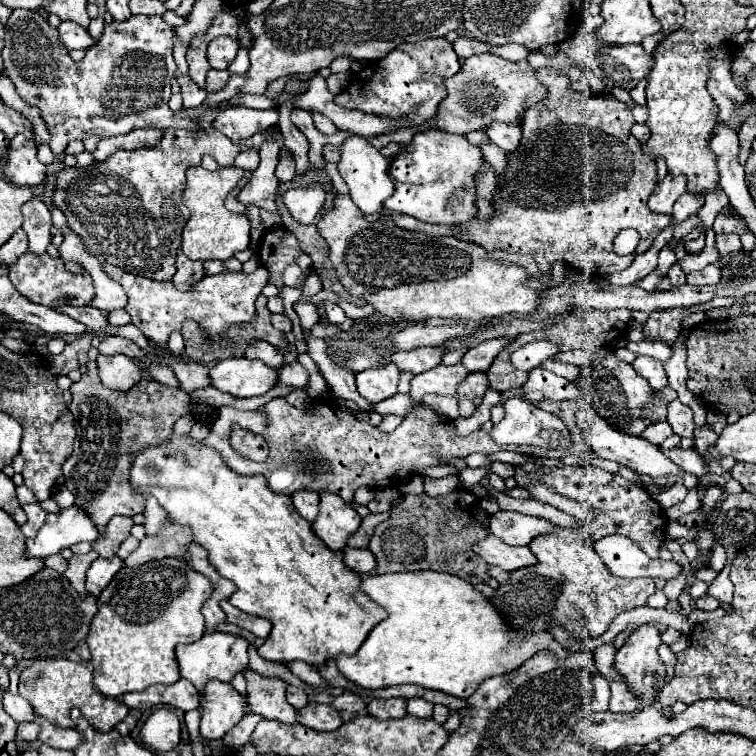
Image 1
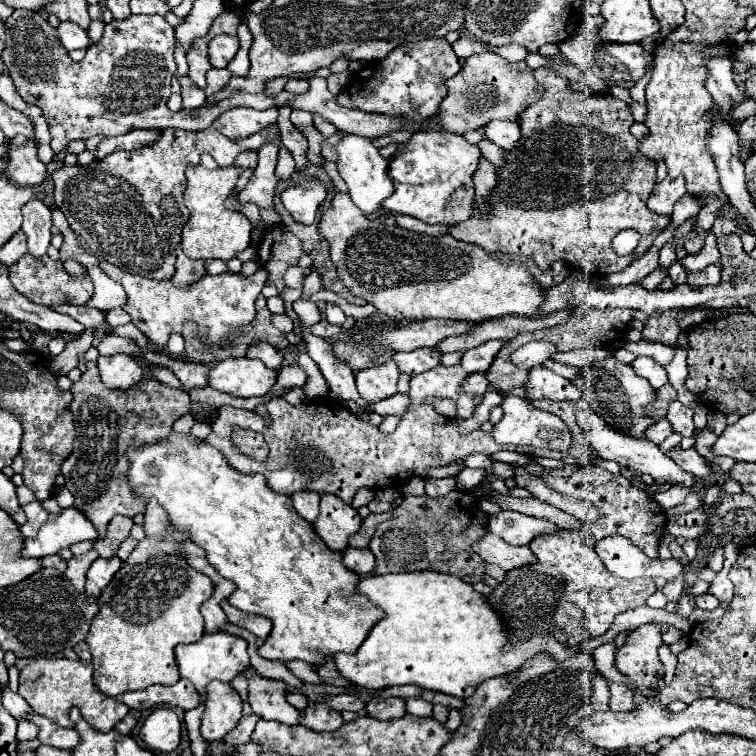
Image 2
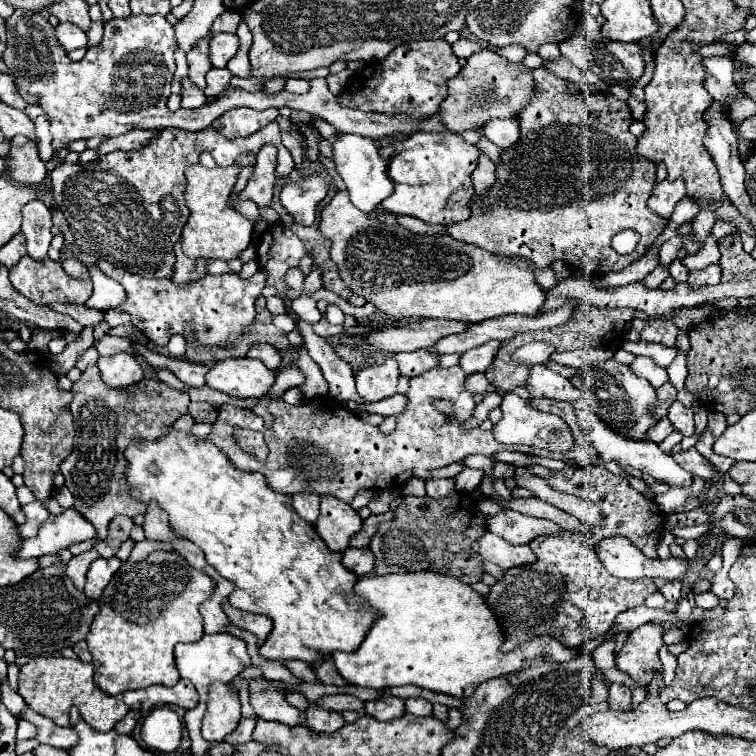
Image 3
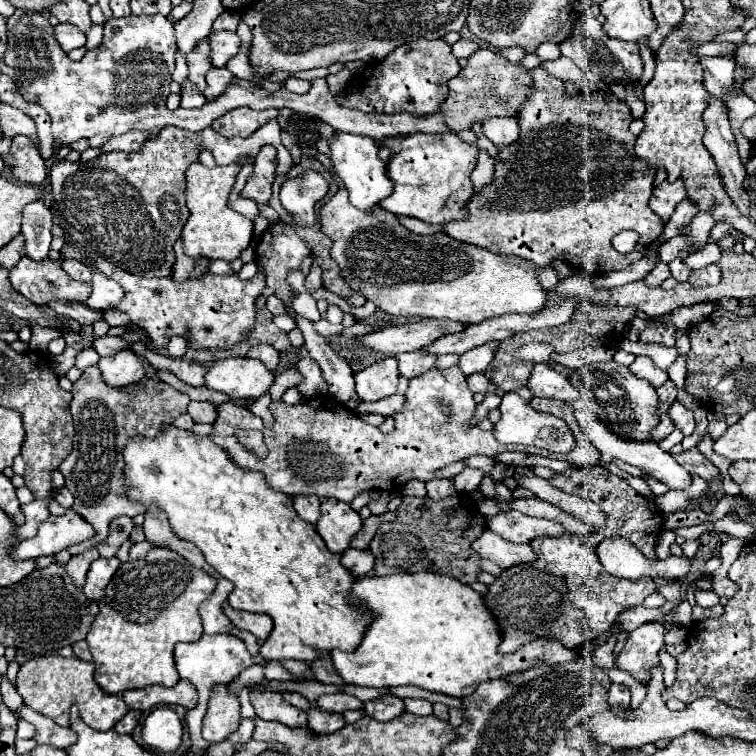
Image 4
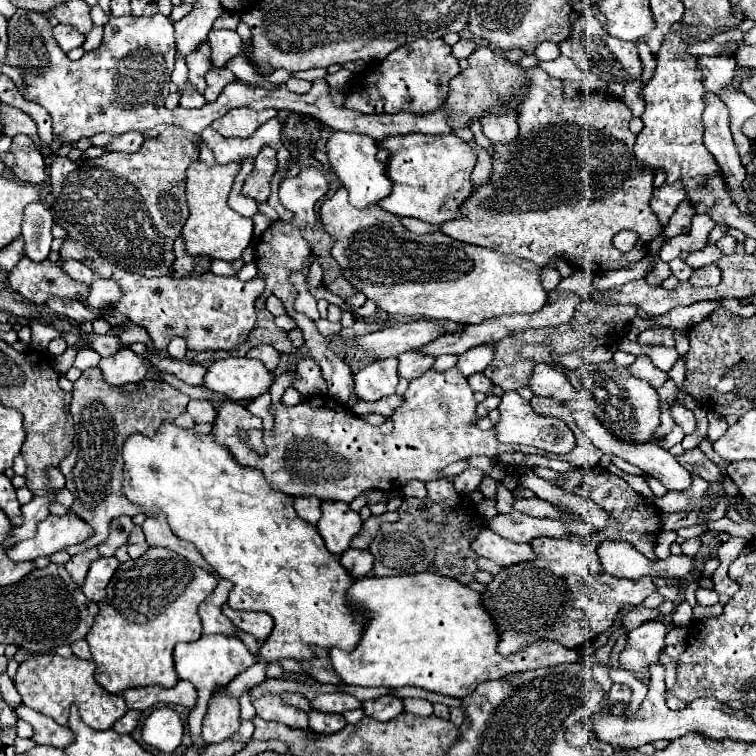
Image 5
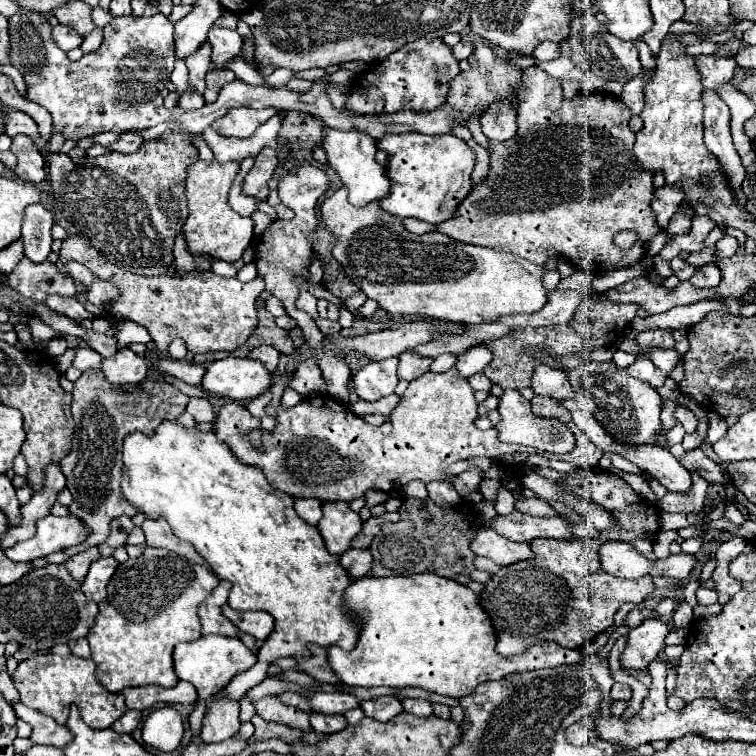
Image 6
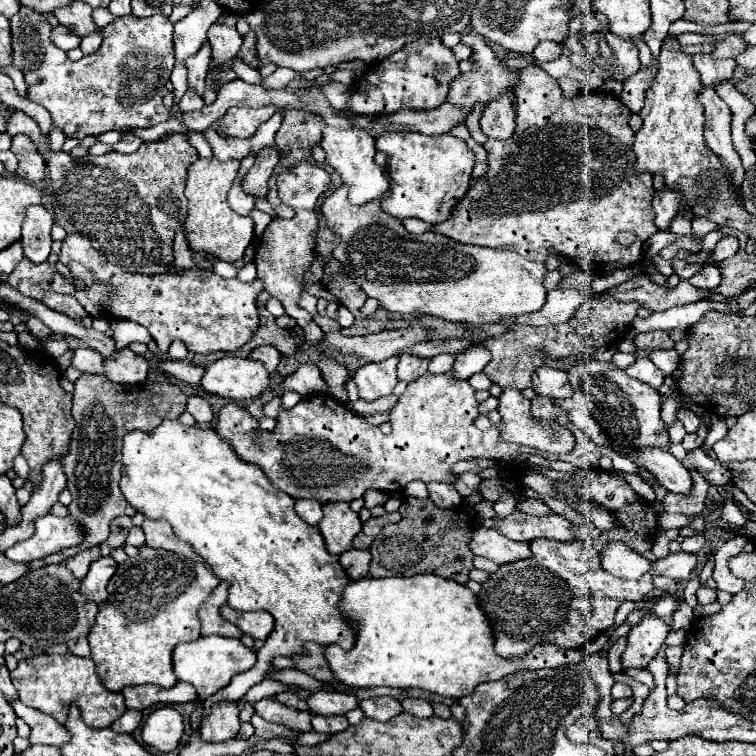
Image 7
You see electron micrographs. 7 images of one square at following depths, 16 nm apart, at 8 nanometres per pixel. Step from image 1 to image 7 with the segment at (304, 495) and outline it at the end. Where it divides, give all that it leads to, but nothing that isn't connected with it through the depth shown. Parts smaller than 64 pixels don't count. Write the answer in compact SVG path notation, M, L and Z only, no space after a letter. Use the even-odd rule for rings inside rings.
M296 500L296 514L310 526L316 526L322 518L322 506L316 500Z

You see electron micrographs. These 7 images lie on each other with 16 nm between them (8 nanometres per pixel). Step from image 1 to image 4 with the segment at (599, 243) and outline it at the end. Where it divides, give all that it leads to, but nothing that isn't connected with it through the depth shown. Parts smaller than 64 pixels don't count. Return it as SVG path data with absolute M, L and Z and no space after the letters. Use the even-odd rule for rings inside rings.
M544 68L530 70L530 76L534 80L532 96L524 104L524 110L518 112L520 138L516 144L500 148L494 184L472 196L468 202L470 216L462 222L444 224L444 232L454 240L474 244L490 252L526 258L538 268L546 268L554 260L566 260L572 268L590 274L622 270L642 258L664 230L664 222L648 208L656 168L634 156L636 136L628 130L632 122L630 108L610 92L576 94L568 98L564 82L548 74ZM622 230L636 230L640 234L636 250L626 256L612 248L612 238Z

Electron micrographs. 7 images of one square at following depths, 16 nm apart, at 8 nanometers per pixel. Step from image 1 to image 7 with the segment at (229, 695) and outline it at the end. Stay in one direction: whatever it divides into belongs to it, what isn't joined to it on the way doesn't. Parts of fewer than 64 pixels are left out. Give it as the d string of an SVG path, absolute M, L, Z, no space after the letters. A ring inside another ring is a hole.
M216 702L210 706L210 714L202 720L200 738L204 742L224 742L236 736L240 730L238 702Z

